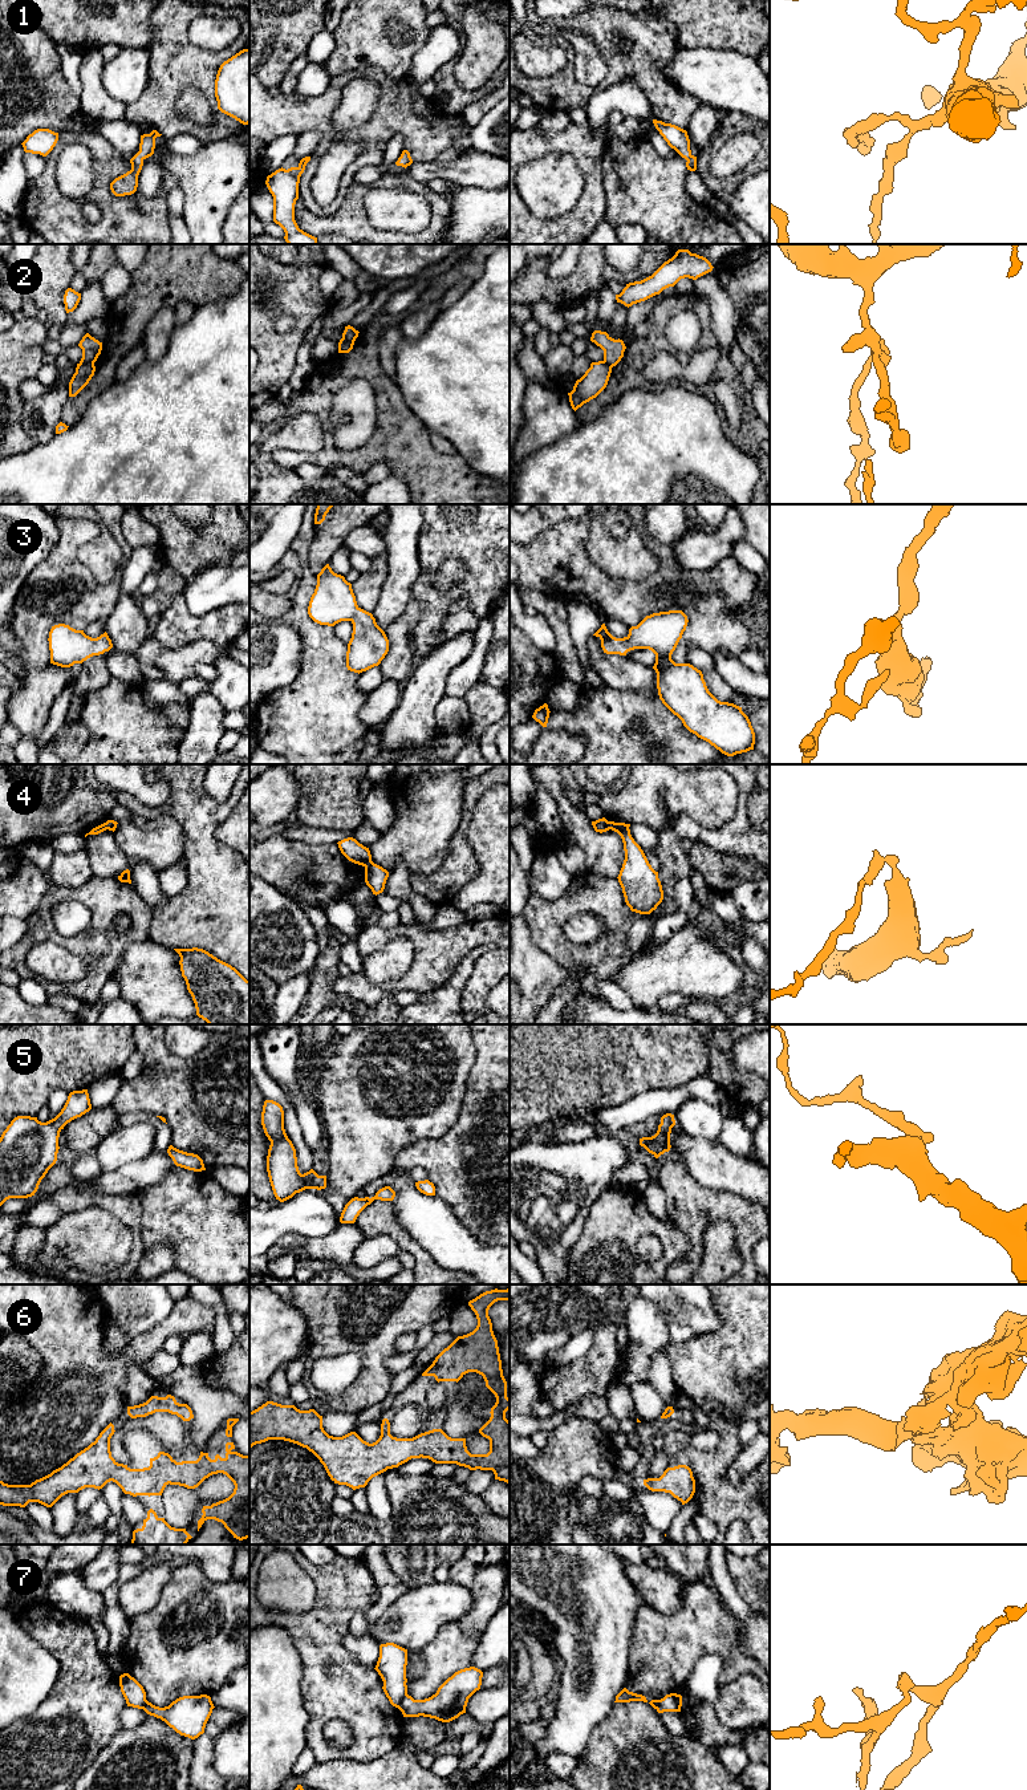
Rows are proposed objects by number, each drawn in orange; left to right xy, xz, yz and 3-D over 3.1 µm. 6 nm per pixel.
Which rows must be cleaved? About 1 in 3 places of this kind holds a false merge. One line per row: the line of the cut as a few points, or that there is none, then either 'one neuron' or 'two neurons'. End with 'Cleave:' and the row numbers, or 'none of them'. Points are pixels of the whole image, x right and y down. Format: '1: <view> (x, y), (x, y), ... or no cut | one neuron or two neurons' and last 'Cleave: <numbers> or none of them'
1: no cut | one neuron
2: xy (80, 361), (93, 364) | two neurons
3: no cut | one neuron
4: xz (372, 861), (364, 865) | two neurons
5: no cut | one neuron
6: no cut | one neuron
7: xz (406, 1693), (398, 1708) | two neurons
Cleave: 2, 4, 7

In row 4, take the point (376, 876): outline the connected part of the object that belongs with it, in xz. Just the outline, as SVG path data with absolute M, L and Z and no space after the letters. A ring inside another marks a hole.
M373 861L365 865L365 882L372 889L373 894L379 894L385 889L389 872Z

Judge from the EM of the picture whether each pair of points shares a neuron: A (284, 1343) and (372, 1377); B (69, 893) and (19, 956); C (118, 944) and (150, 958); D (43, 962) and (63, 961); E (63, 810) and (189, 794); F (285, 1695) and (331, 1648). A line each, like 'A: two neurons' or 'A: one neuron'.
A: two neurons
B: one neuron
C: two neurons
D: one neuron
E: two neurons
F: two neurons

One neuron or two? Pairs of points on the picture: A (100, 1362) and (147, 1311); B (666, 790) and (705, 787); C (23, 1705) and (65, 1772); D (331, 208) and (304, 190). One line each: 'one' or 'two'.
A: two
B: one
C: two
D: one

